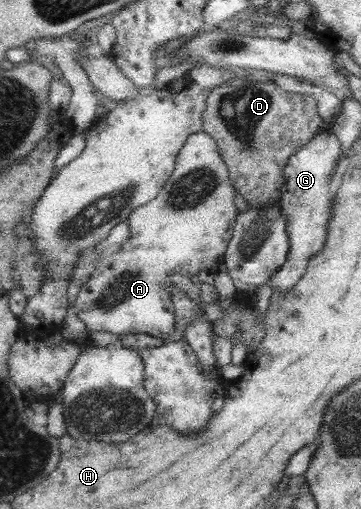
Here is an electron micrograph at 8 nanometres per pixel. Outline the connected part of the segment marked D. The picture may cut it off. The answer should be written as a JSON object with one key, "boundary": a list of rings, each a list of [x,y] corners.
{"boundary":[[[239,72],[208,93],[202,132],[215,141],[229,181],[248,206],[261,207],[270,201],[278,201],[281,193],[279,187],[284,184],[282,169],[289,156],[305,145],[315,134],[329,130],[328,125],[317,114],[316,107],[316,101],[311,95],[283,91],[273,81],[255,81],[243,72]]]}

